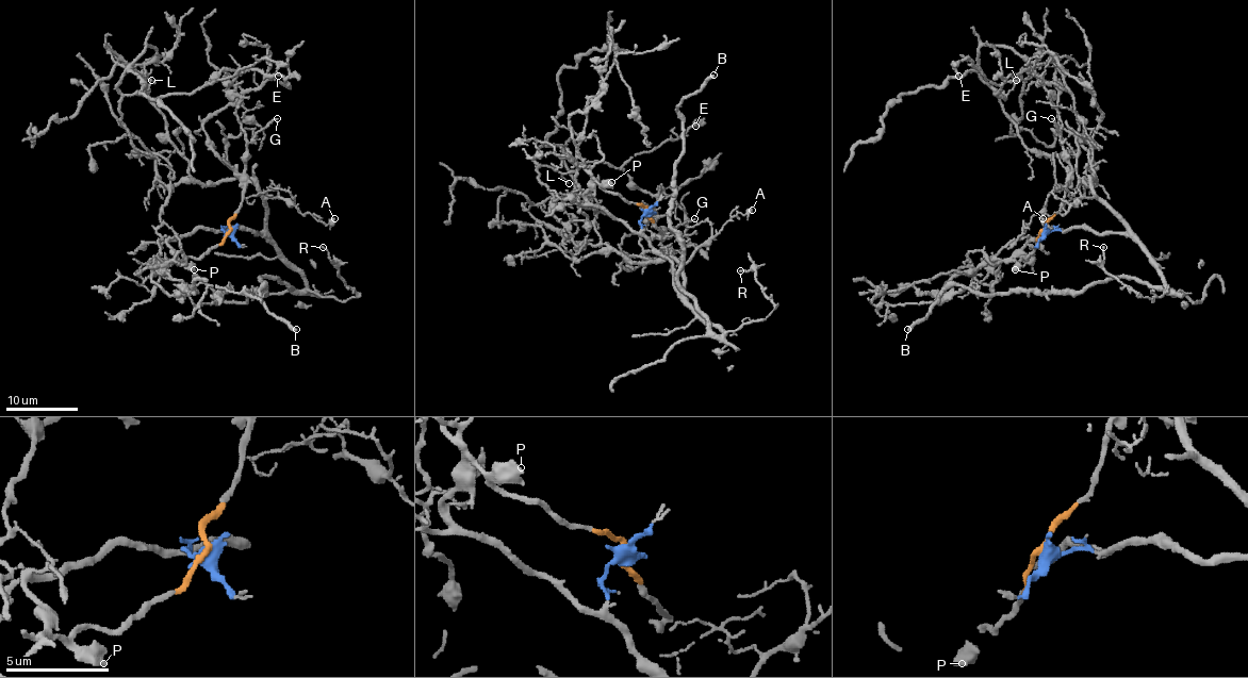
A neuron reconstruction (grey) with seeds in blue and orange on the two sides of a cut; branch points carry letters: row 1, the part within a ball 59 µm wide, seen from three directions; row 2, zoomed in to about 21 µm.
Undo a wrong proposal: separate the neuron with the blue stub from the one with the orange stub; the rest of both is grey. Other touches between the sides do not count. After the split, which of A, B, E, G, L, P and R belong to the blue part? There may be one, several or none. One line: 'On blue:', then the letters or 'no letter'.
On blue: A, B, R

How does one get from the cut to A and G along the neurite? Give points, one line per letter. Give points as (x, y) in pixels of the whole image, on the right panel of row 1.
A: (1043, 230), (1127, 230), (1095, 198), (1078, 198), (1048, 224), (1043, 218)
G: (1043, 229), (1060, 209), (1071, 164), (1051, 119)

